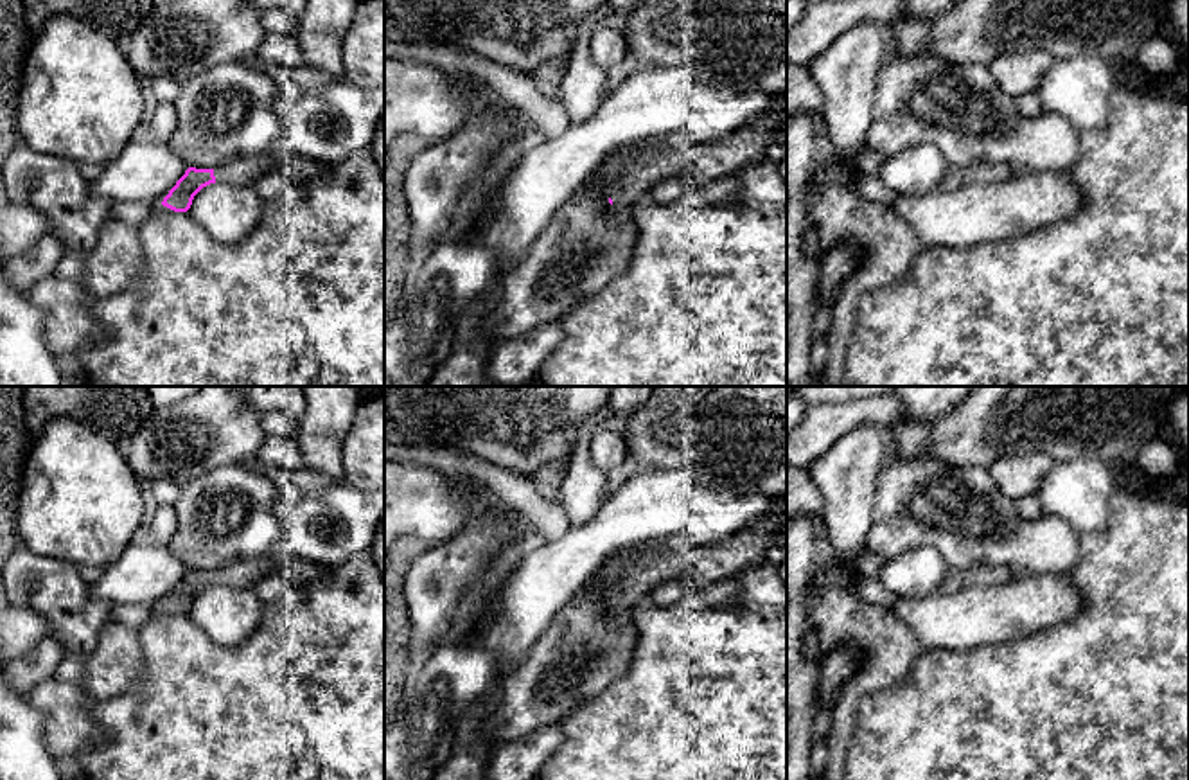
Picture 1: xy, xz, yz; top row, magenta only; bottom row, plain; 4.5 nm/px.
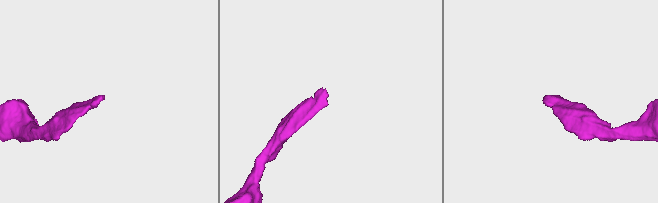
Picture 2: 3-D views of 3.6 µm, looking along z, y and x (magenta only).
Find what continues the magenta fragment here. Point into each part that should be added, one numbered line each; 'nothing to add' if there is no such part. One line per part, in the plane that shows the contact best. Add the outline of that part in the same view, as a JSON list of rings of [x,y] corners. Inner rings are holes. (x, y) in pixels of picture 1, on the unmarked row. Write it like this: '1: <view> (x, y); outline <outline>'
1: xy (239, 574); outline [[[275,554],[251,559],[251,561],[233,561],[226,566],[214,570],[216,586],[232,588],[253,588],[253,584],[266,573],[280,570],[291,577],[291,582],[304,589],[320,577],[327,575],[329,570],[313,563],[300,559],[278,559]]]

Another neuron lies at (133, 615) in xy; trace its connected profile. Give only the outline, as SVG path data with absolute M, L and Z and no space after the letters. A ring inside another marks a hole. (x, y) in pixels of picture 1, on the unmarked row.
M113 604L111 622L119 622L138 631L160 609L162 606L149 604Z

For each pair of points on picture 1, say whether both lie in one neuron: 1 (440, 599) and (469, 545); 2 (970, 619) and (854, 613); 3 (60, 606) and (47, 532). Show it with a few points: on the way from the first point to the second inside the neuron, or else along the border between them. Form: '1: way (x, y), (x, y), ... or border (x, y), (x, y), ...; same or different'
1: way (440, 586), (440, 581), (464, 558); same
2: border (888, 608), (911, 629), (922, 649); different
3: border (20, 541), (38, 554), (63, 558), (78, 568); different

